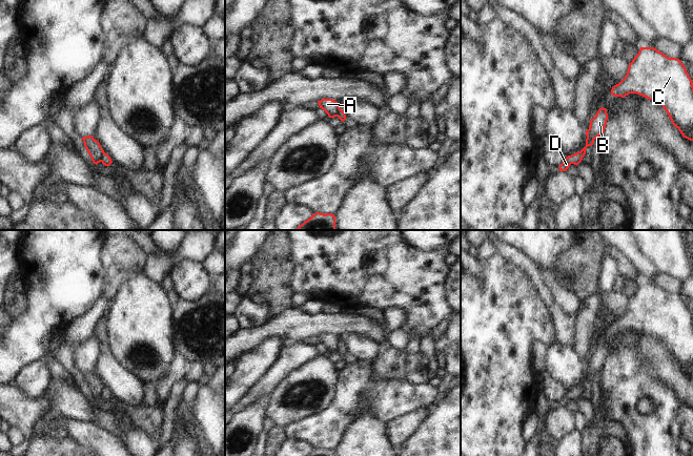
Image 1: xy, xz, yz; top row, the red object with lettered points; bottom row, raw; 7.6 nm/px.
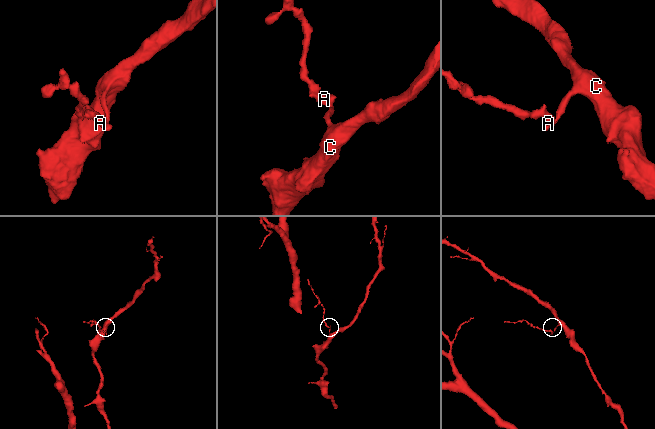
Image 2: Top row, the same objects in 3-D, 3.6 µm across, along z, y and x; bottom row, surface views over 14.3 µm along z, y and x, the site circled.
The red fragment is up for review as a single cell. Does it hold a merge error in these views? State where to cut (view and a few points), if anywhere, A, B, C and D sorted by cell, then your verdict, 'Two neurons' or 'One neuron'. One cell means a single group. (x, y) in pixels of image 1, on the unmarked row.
Split along xy (104, 388), (101, 396). Groups: A / B C D. Two neurons.

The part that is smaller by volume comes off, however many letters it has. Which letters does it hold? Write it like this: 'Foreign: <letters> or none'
Foreign: A

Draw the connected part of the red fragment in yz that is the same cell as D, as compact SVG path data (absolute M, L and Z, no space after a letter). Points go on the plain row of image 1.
M602 343L596 348L595 352L590 355L589 365L586 366L586 381L578 388L568 391L565 396L558 401L560 407L567 407L571 399L578 400L586 390L586 385L588 381L592 381L594 375L605 368L605 362L607 360L608 349L607 345Z

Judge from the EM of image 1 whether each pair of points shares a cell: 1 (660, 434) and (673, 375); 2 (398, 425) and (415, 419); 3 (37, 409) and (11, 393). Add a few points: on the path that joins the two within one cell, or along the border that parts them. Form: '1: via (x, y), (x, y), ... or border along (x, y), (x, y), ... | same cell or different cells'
1: border along (653, 370), (655, 375), (672, 389), (681, 405) | different cells
2: via (402, 425), (406, 425), (411, 420) | same cell
3: via (31, 409), (26, 409), (17, 399) | same cell

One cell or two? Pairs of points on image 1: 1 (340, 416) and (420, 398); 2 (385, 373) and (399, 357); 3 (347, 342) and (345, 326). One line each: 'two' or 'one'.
1: one
2: one
3: two

